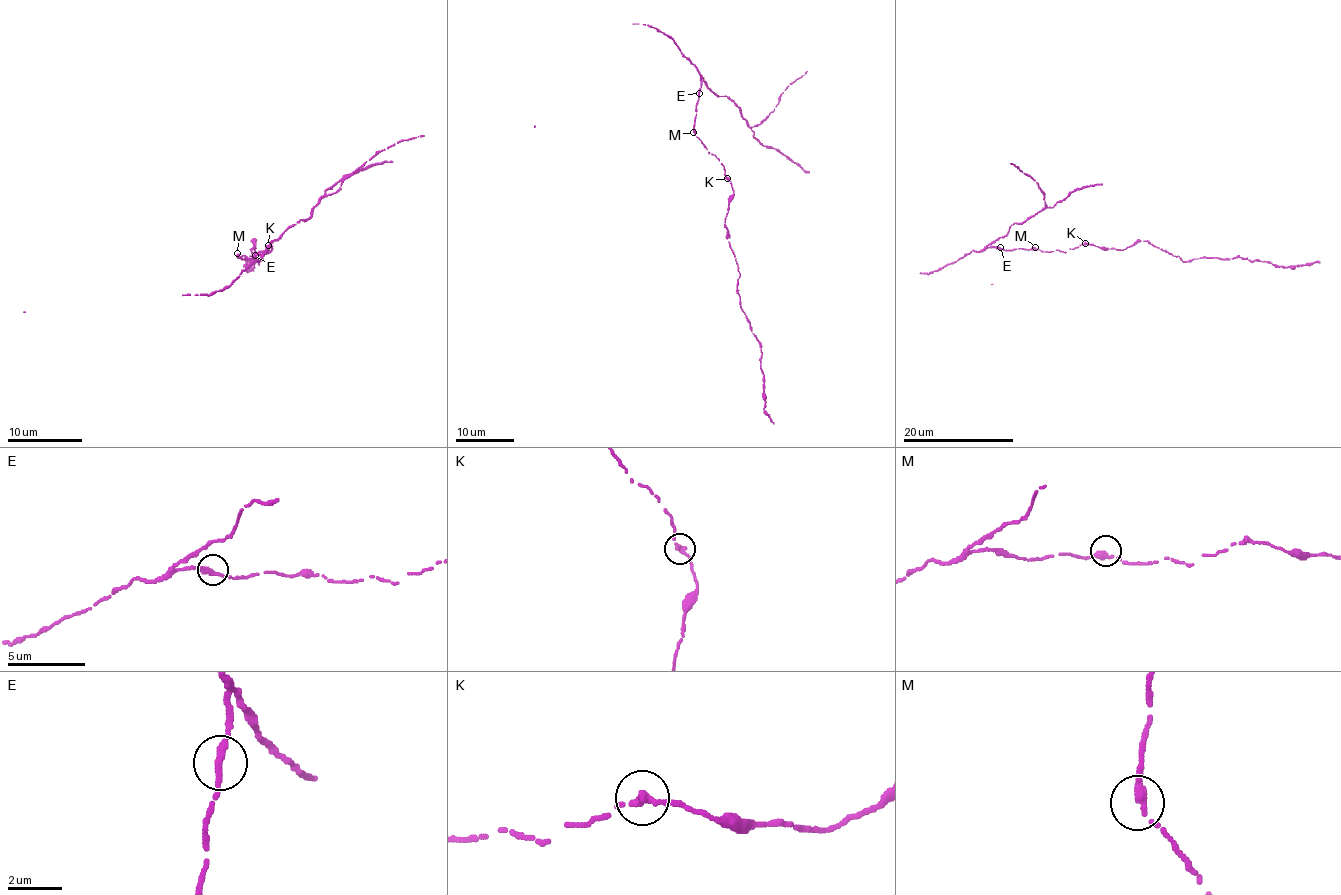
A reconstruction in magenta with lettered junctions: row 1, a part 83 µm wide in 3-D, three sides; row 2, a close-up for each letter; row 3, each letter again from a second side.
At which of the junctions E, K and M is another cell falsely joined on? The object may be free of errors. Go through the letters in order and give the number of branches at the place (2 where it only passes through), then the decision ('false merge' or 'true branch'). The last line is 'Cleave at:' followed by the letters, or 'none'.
E: 2 | true branch
K: 2 | true branch
M: 2 | true branch
Cleave at: none

